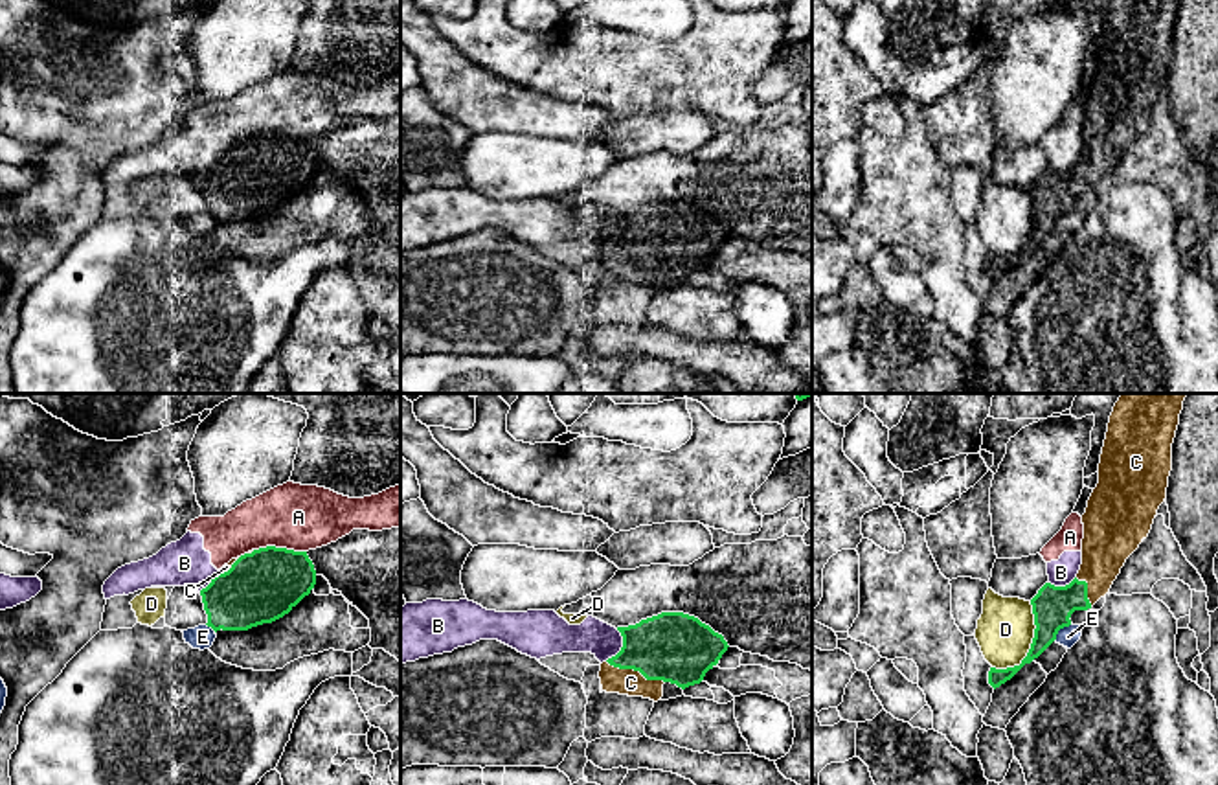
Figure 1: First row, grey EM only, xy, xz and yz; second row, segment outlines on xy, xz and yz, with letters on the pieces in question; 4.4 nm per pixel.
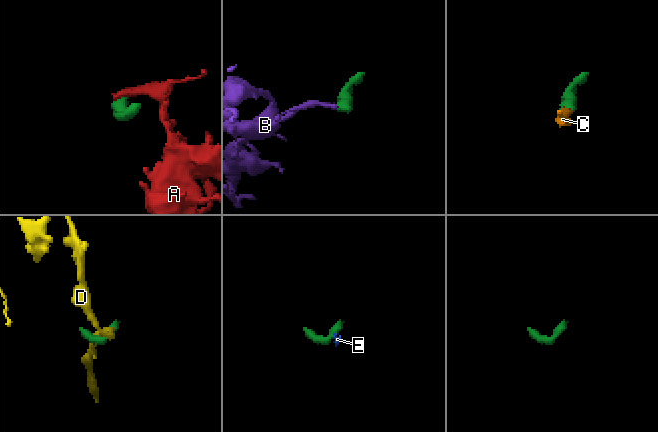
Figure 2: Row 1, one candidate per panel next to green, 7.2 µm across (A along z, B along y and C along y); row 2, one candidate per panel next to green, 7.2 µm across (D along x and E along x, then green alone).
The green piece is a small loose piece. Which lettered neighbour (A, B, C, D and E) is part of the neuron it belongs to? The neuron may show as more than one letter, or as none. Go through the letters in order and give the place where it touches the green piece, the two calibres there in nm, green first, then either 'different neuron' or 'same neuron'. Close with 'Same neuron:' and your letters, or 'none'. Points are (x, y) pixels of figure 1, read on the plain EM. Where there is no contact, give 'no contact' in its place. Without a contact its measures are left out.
A: meets green in xy at (280, 136); 320 nm thick on the green side, 280 nm on the other; different neuron
B: meets green in xz at (621, 236); 300 nm thick on the green side, 150 nm on the other; different neuron
C: meets green in xz at (636, 258); 300 nm thick on the green side, 120 nm on the other; same neuron
D: meets green in yz at (1031, 234); 180 nm thick on the green side, 260 nm on the other; different neuron
E: meets green in yz at (1060, 216); 180 nm thick on the green side, 90 nm on the other; different neuron
Same neuron: C

